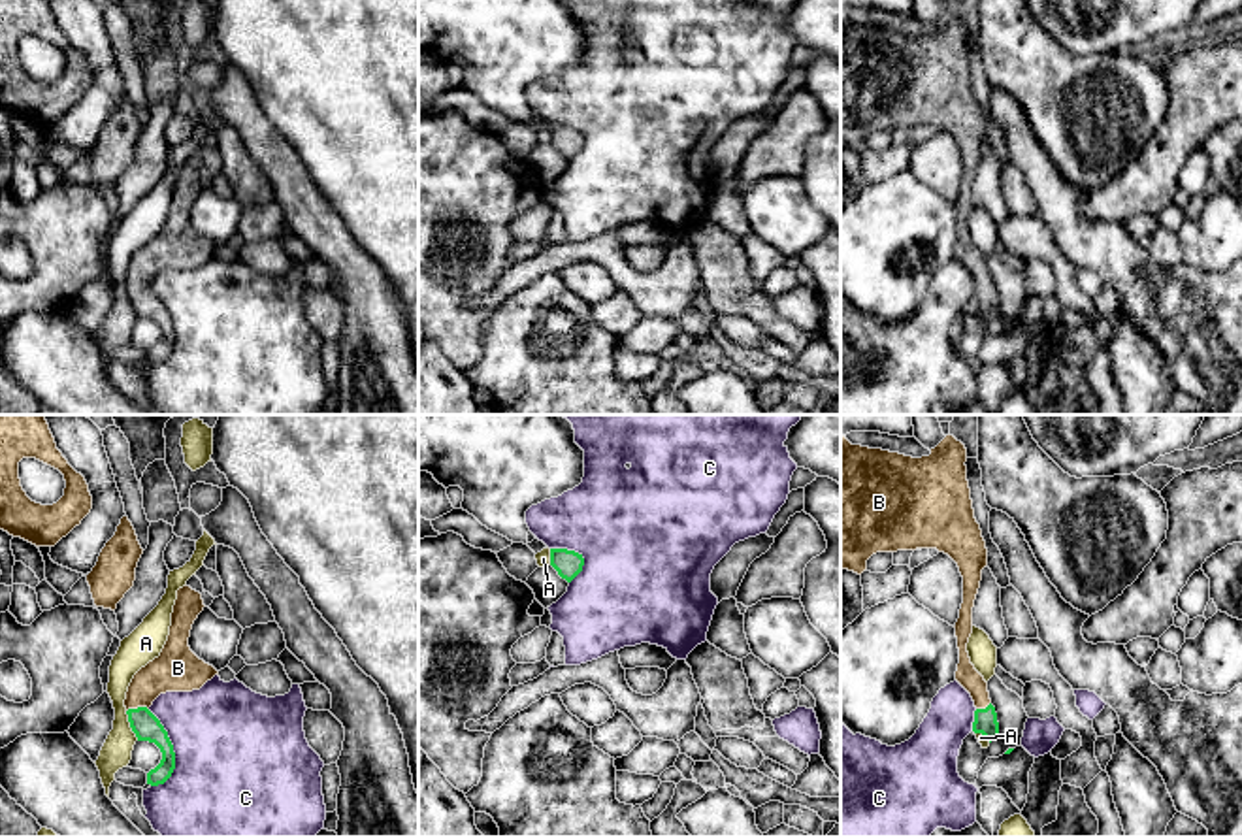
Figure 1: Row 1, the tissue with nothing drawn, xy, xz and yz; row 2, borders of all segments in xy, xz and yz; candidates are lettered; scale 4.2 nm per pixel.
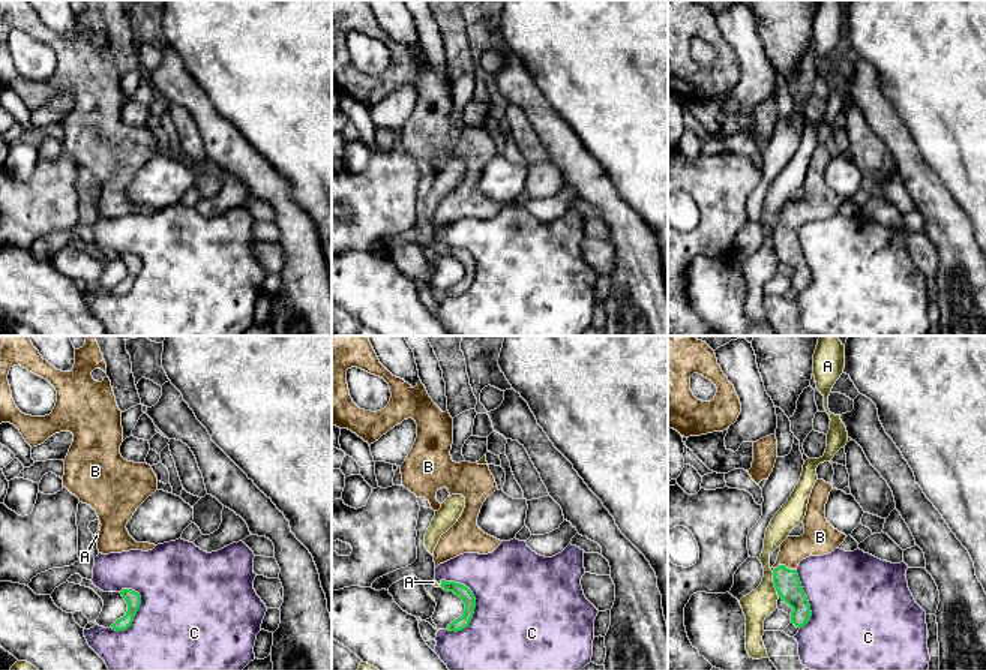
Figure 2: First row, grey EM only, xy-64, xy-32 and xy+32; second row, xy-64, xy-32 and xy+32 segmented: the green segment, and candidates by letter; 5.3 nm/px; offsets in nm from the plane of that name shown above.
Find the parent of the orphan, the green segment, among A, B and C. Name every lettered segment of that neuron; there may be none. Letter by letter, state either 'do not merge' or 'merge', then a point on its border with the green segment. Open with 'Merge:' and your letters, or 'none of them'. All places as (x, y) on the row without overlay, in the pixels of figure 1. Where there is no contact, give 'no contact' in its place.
Merge: B
A: do not merge; contact xy (130, 304)
B: merge; contact xy (138, 285)
C: do not merge; contact xy (172, 327)

